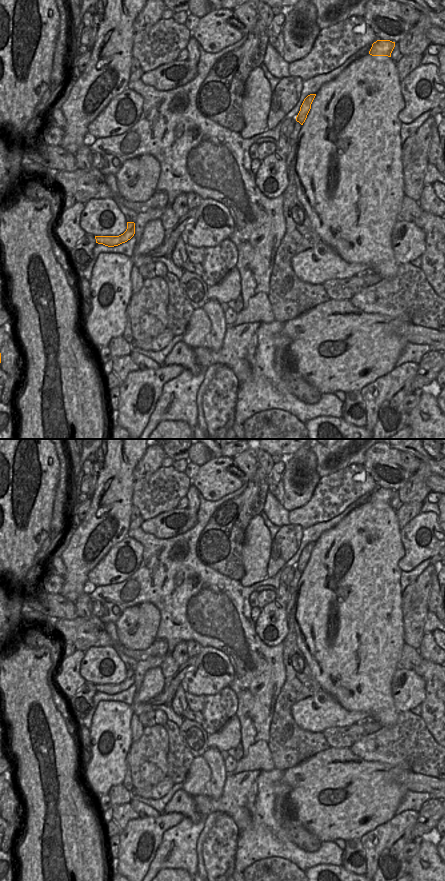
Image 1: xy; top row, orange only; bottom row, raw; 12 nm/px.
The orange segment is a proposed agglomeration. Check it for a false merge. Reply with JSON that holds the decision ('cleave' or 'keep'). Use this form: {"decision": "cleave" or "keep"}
{"decision": "keep"}

